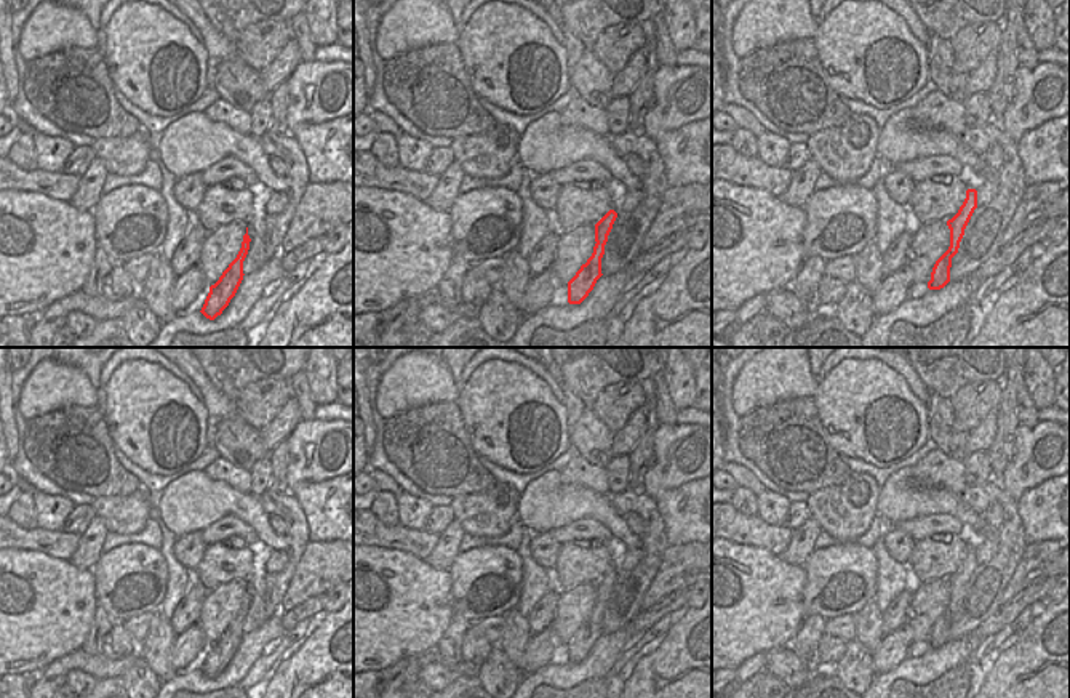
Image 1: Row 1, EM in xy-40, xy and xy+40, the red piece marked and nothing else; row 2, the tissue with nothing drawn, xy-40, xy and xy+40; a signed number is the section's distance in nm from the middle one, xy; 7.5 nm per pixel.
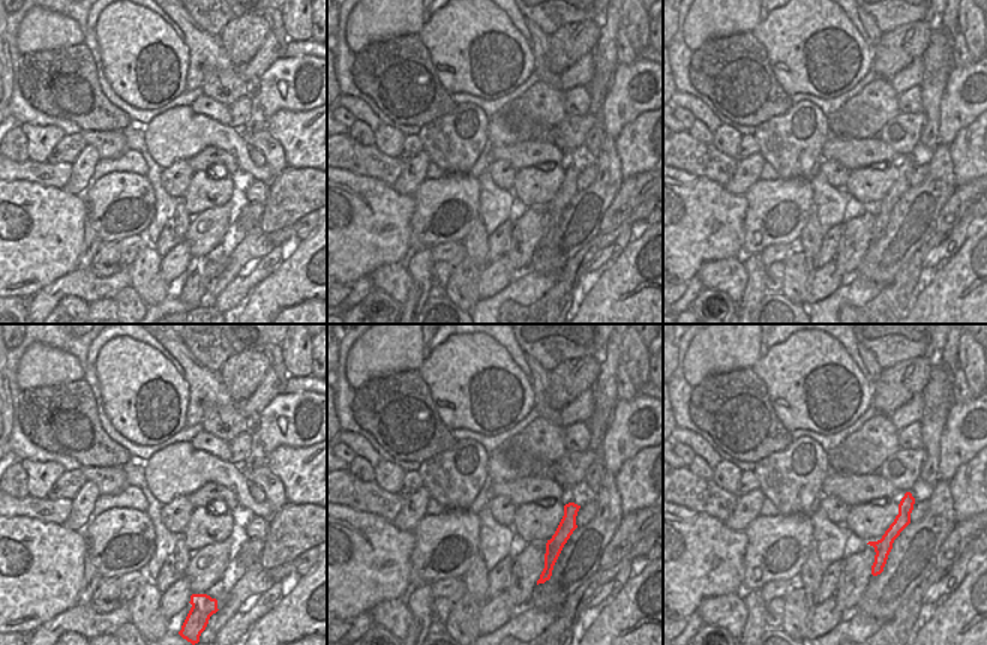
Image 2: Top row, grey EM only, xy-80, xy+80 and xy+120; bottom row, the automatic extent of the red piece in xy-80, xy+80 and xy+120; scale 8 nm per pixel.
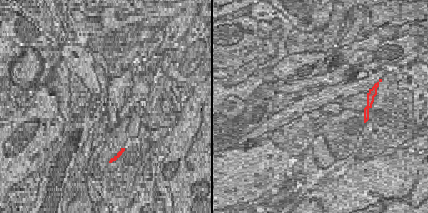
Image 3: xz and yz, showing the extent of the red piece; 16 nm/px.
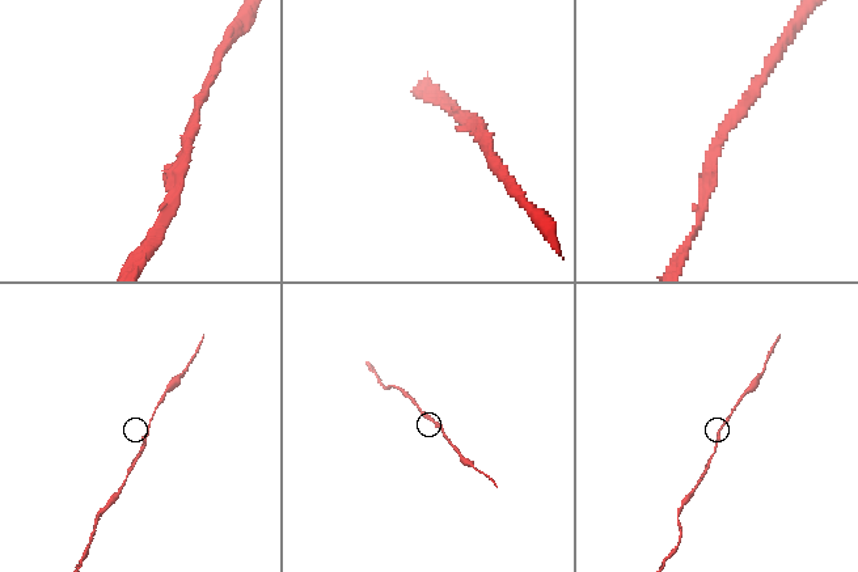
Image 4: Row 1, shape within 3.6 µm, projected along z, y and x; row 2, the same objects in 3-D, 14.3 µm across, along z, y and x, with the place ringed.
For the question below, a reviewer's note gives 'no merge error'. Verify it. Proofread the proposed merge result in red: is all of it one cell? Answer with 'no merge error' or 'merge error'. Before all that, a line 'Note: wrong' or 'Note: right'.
Note: right
no merge error

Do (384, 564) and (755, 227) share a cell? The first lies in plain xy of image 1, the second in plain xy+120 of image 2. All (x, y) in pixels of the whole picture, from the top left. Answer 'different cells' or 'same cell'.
different cells

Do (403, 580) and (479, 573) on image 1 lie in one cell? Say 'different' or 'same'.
different

